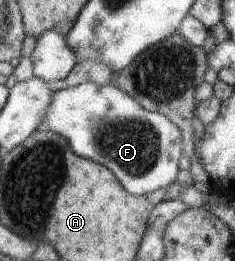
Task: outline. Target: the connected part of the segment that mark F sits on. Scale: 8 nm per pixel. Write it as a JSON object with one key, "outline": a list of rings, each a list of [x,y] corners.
{"outline":[[[86,82],[55,92],[41,128],[67,138],[77,156],[95,160],[113,170],[123,190],[132,195],[144,195],[169,186],[181,171],[179,158],[184,153],[179,127],[165,114],[145,110],[111,83]]]}

